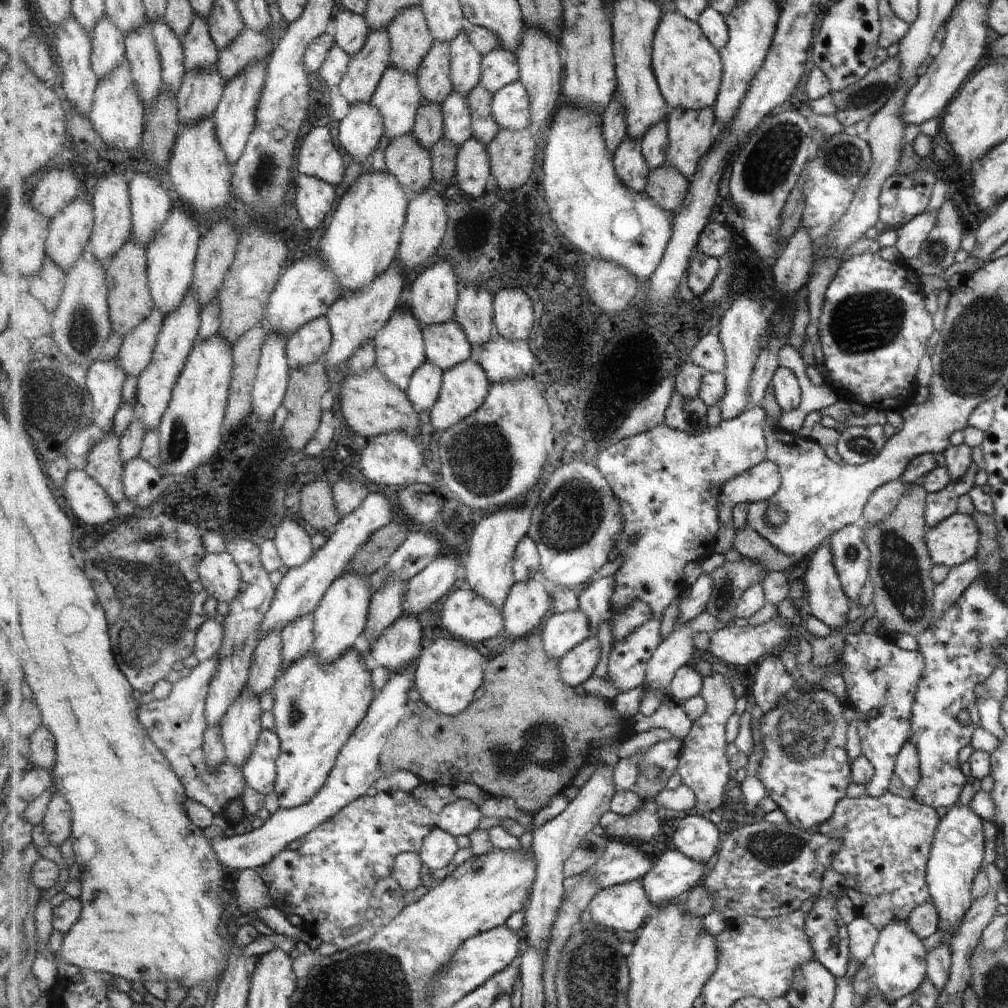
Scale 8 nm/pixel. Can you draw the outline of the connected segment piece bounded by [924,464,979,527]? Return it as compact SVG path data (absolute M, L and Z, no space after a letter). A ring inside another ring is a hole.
M975 464L965 471L959 480L950 481L940 490L934 493L926 493L924 498L924 521L927 527L941 522L944 518L955 513L955 503L961 494L967 494L973 484L973 476L979 470Z

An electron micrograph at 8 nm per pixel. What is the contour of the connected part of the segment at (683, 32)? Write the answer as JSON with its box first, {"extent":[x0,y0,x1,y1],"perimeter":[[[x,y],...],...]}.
{"extent":[652,11,724,110],"perimeter":[[[663,11],[652,54],[653,70],[665,100],[675,109],[701,110],[716,105],[724,62],[720,51],[705,36],[699,22],[685,18],[679,11]]]}

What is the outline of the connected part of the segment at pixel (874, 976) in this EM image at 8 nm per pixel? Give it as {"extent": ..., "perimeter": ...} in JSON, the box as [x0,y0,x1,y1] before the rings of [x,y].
{"extent":[869,921,926,1004],"perimeter":[[[891,921],[878,931],[869,964],[871,982],[875,984],[884,1000],[892,1004],[897,998],[911,994],[920,986],[926,976],[925,955],[921,941],[906,927],[904,921]]]}

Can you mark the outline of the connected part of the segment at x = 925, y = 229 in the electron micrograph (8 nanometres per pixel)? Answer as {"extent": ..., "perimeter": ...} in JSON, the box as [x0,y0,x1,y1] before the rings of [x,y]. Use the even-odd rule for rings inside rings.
{"extent":[894,212,936,260],"perimeter":[[[925,212],[897,227],[894,246],[895,250],[899,252],[900,260],[916,256],[917,247],[925,240],[934,225],[935,215],[936,213]]]}

